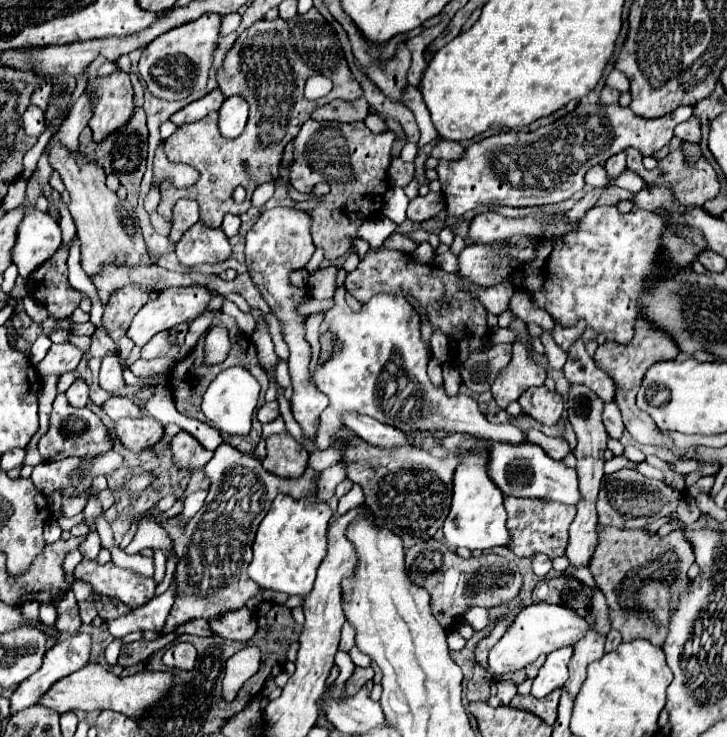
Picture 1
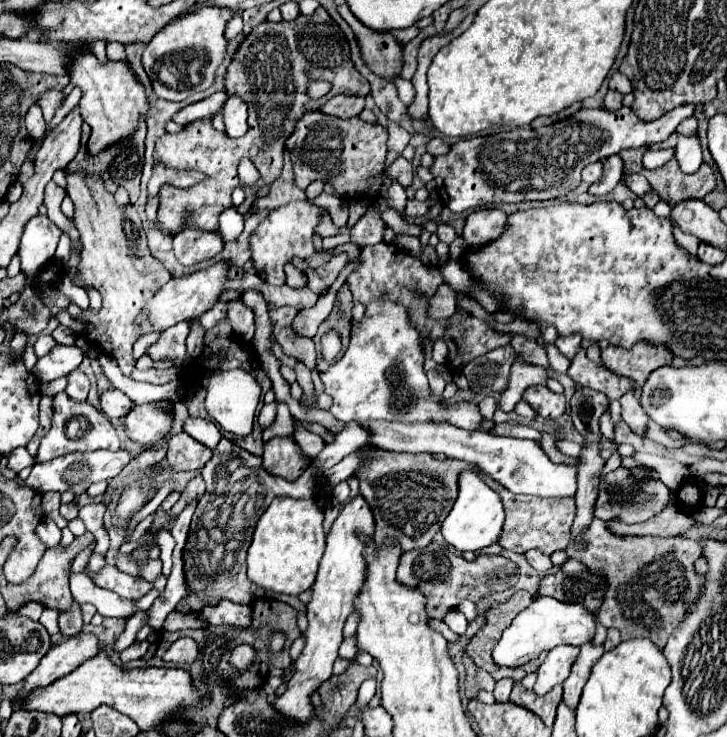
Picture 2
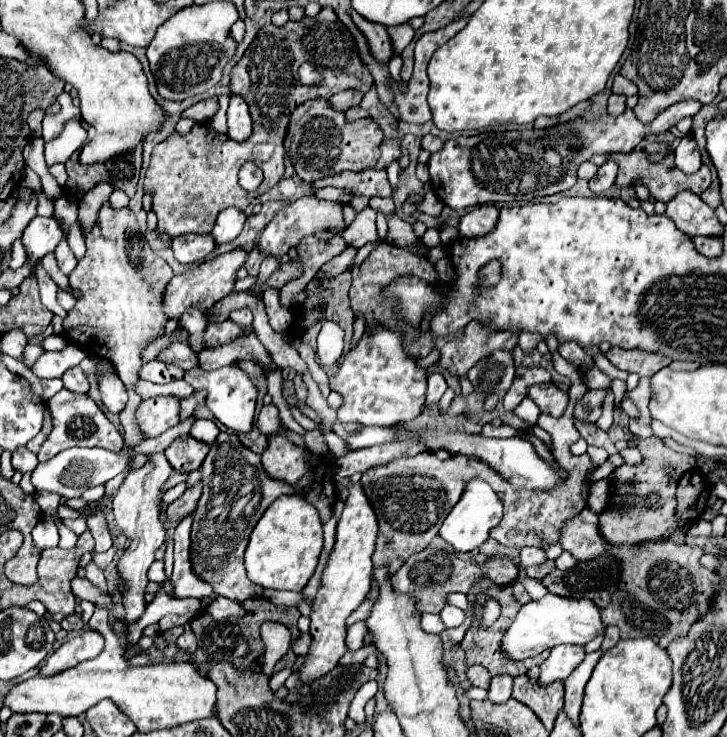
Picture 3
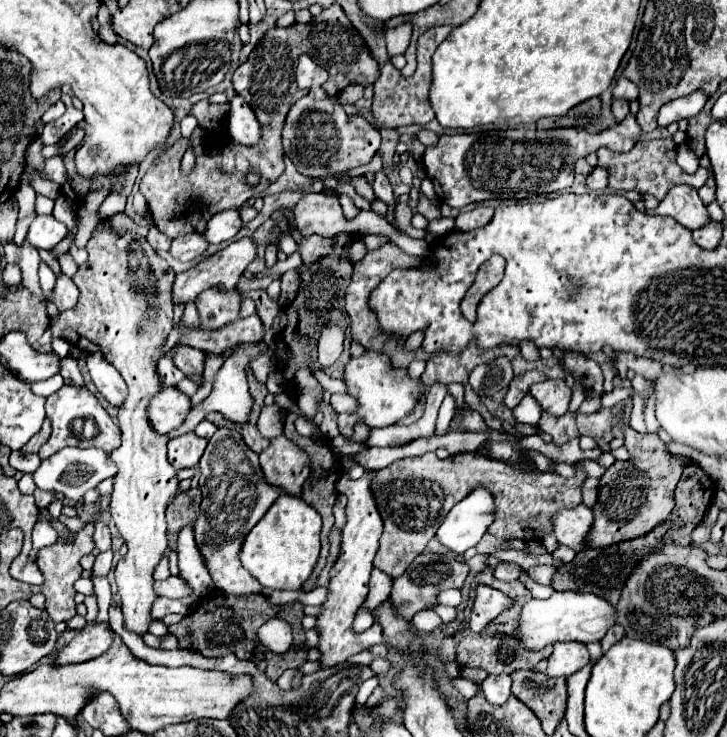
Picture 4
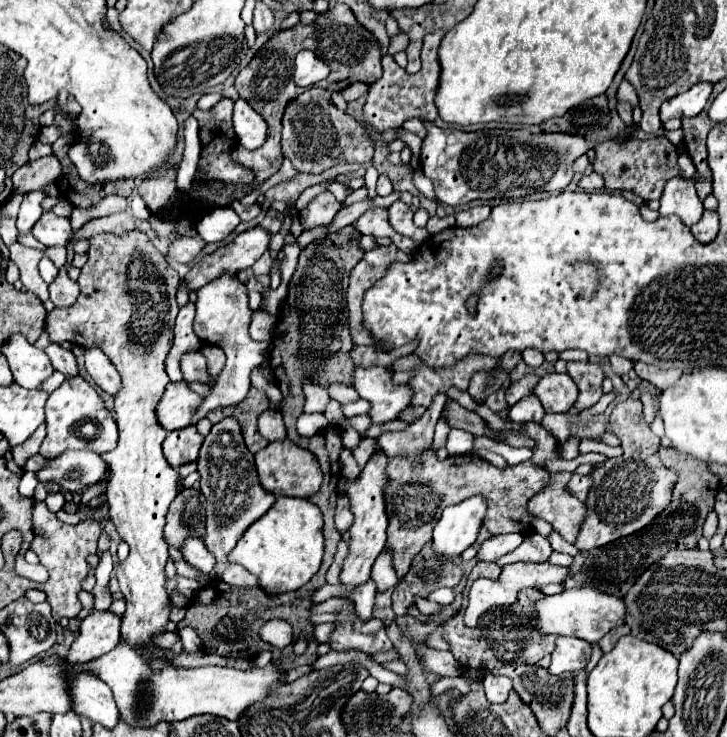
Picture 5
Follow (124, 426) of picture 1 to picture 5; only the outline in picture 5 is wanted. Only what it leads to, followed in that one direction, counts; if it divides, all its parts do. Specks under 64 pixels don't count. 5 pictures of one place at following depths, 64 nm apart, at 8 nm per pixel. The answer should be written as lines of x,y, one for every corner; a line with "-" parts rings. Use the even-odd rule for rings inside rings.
170,382
156,406
156,418
158,424
166,430
180,430
190,424
192,412
196,410
196,404
200,404
202,396
192,392
186,382

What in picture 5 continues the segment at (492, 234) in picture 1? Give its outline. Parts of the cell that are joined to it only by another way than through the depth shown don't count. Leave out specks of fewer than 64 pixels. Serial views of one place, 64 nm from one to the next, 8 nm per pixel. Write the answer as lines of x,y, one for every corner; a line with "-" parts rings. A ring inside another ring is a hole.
474,206
466,212
456,214
456,226
458,228
472,228
480,222
484,222
490,216
490,206

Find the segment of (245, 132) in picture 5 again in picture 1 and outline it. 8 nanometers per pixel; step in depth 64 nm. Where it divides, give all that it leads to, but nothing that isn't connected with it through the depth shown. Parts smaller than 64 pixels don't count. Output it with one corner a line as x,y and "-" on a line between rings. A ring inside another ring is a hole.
230,96
218,110
218,130
224,138
236,138
242,134
248,120
248,104
242,96

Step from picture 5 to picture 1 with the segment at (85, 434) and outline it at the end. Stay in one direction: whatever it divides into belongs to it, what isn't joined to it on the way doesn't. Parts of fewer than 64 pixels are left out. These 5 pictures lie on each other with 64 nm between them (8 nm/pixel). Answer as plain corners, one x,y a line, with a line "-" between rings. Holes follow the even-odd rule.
58,394
54,404
52,404
52,414
50,414
50,426
48,432
40,438
38,450
42,458
48,460
64,460
68,456
84,456
88,452
92,454
102,454
112,448
112,442
108,438
108,432
100,418
90,412
90,408
72,408
66,400
64,394

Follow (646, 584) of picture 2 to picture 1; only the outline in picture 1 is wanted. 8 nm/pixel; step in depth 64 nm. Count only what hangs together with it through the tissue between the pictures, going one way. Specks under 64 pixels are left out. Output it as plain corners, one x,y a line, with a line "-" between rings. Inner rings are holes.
608,528
608,532
600,532
600,544
596,548
596,556
592,558
590,572
594,574
594,580
608,598
612,628
616,628
622,634
624,642
644,638
656,646
664,644
664,636
668,632
668,620
672,614
672,600
676,600
676,596
684,592
684,588
688,586
690,580
686,572
690,564
694,564
692,546
684,540
684,534
680,530
670,532
666,538
648,536
642,530

